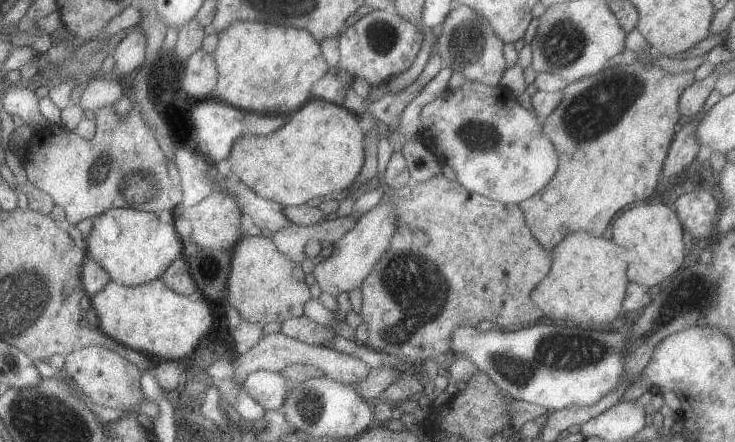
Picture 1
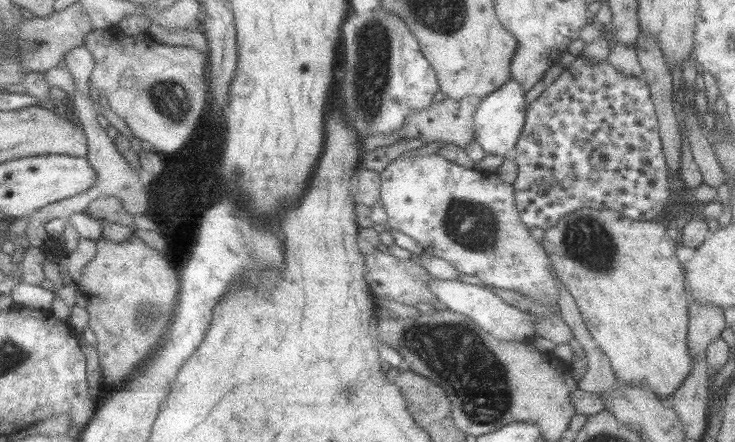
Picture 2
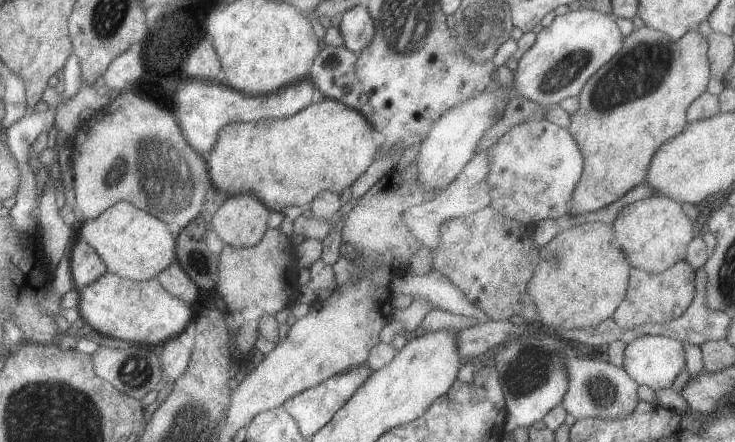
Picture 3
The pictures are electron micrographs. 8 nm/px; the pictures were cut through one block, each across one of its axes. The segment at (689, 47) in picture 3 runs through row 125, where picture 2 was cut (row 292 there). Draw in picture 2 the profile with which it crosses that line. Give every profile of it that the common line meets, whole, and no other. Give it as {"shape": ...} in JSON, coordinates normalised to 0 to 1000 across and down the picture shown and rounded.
{"shape":[[[789,473],[740,520],[739,561],[759,615],[759,631],[778,663],[814,787],[829,810],[839,855],[860,873],[876,869],[905,907],[906,896],[922,882],[944,828],[935,771],[939,676],[929,600],[920,577],[920,545],[905,532],[907,509],[898,495],[863,500],[831,473]]]}

